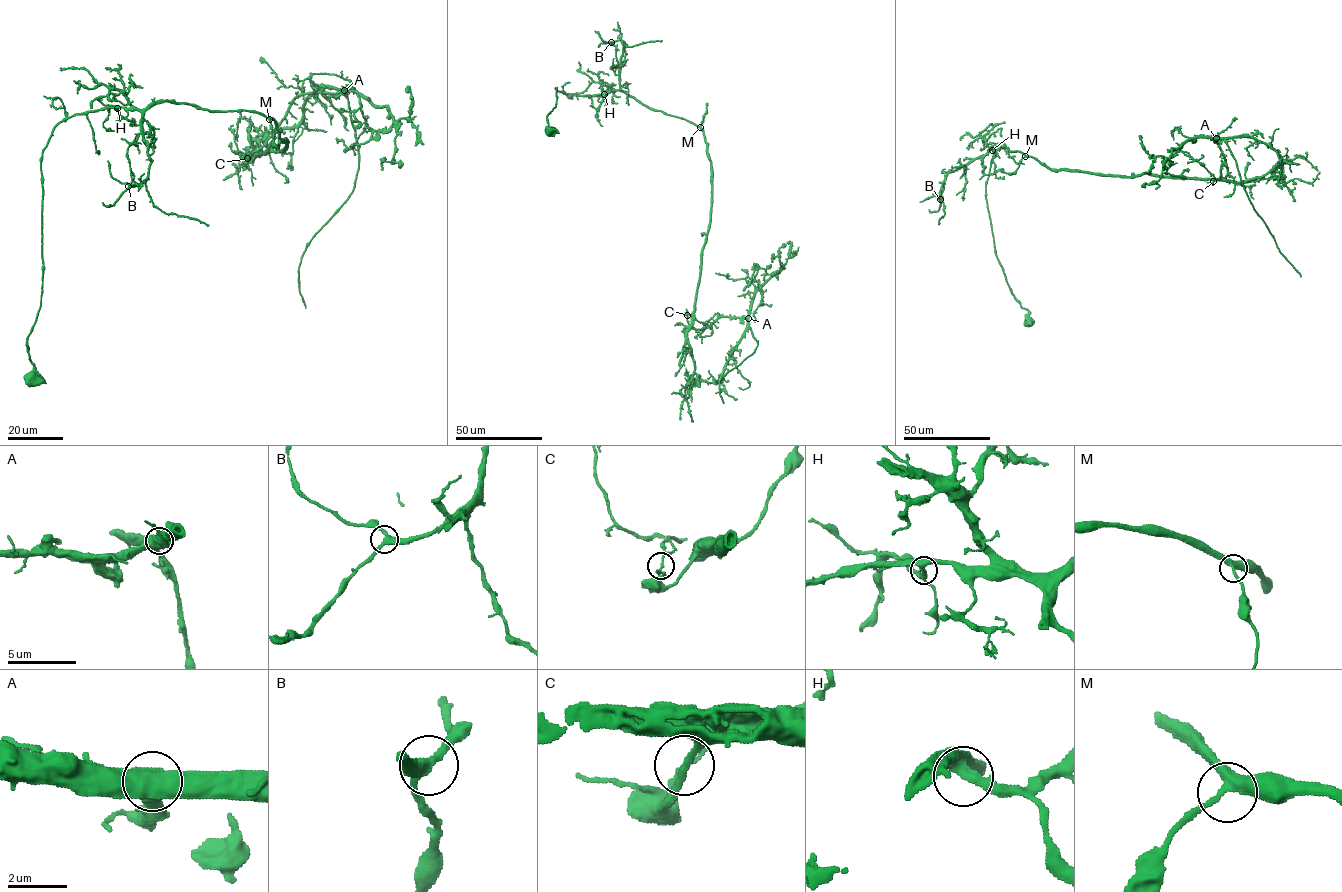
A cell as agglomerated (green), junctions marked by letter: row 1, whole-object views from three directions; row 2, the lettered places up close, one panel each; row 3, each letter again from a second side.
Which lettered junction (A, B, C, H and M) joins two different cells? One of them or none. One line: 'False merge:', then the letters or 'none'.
False merge: C

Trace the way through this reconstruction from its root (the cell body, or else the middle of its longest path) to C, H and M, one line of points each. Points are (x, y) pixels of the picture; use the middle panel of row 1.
C: (550, 131), (555, 88), (576, 95), (623, 91), (702, 130), (710, 219), (695, 311), (687, 315)
H: (550, 131), (552, 129), (549, 129), (547, 115), (555, 106), (555, 88), (569, 95), (604, 94)
M: (550, 131), (547, 115), (555, 106), (555, 88), (576, 95), (623, 91), (643, 105), (700, 127)

